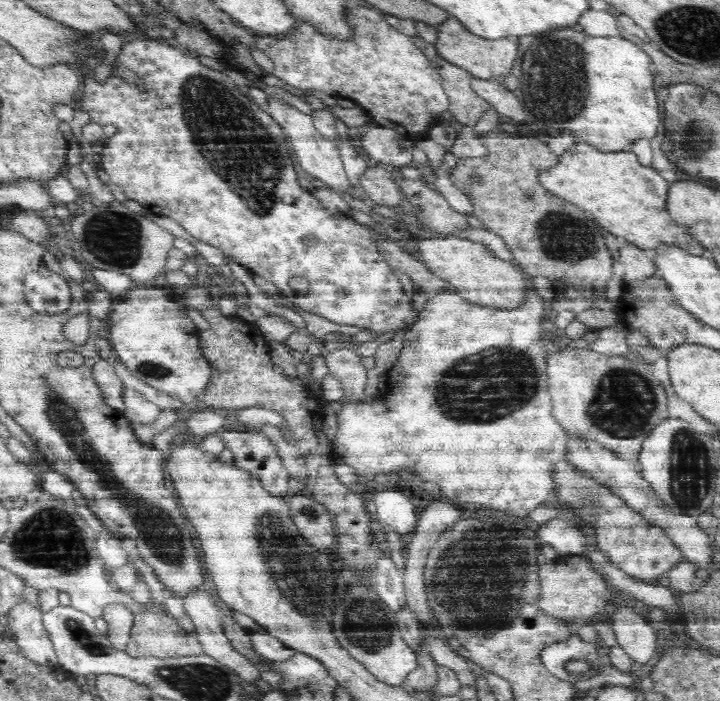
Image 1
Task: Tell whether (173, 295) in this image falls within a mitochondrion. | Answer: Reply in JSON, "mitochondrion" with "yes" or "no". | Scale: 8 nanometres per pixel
{"mitochondrion":"no"}

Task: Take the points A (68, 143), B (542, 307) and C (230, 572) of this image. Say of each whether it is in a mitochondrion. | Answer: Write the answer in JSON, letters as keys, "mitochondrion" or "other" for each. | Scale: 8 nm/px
{"A":"other","B":"other","C":"other"}

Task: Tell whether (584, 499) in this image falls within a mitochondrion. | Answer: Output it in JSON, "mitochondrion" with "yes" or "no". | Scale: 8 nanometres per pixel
{"mitochondrion":"yes"}

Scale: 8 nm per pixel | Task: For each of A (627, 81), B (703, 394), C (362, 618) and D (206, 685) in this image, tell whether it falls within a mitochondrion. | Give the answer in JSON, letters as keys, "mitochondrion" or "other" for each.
{"A":"other","B":"other","C":"mitochondrion","D":"mitochondrion"}

